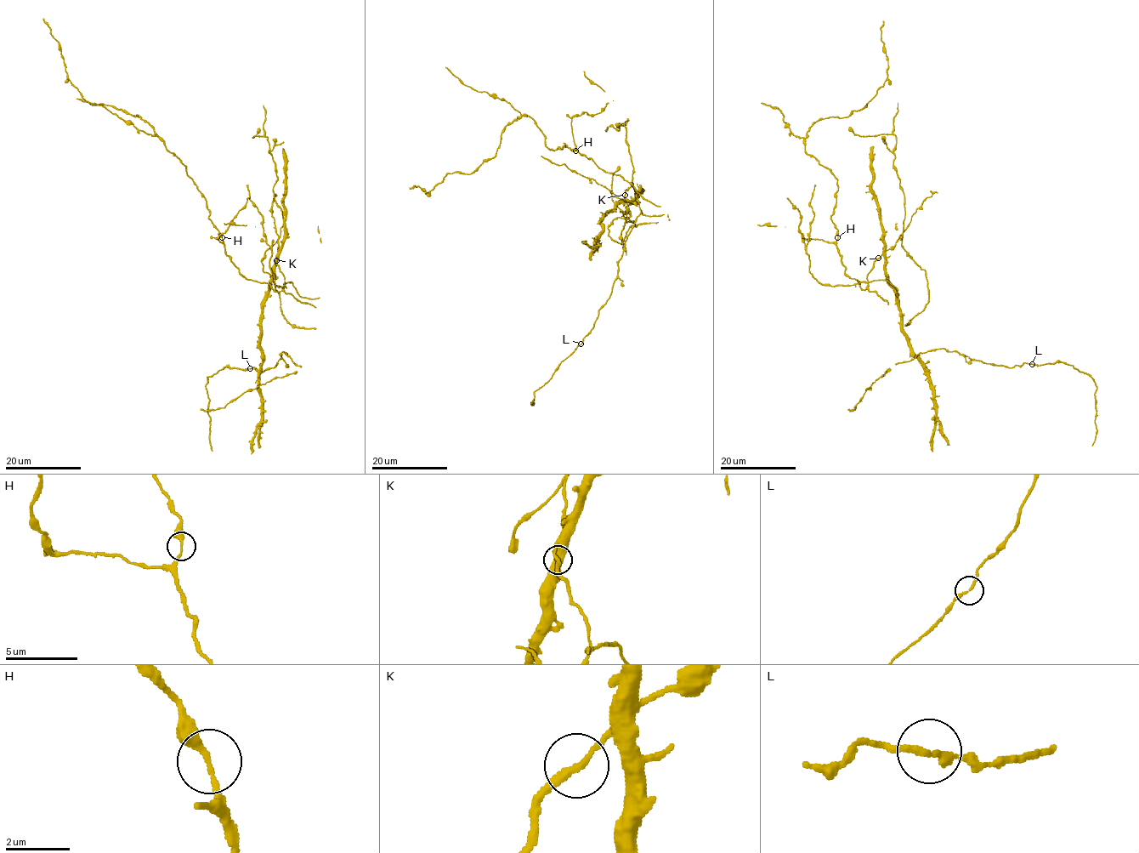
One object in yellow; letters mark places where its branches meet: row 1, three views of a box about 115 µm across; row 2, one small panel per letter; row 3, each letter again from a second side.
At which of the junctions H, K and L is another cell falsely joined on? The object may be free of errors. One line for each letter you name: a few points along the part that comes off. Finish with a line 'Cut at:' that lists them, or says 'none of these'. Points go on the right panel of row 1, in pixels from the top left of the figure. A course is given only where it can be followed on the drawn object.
Cut at: none of these

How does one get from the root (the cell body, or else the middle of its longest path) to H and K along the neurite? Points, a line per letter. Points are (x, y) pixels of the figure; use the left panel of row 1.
H: (280, 291), (276, 292), (267, 283), (246, 279), (226, 253), (222, 237)
K: (280, 291), (284, 275), (276, 260)

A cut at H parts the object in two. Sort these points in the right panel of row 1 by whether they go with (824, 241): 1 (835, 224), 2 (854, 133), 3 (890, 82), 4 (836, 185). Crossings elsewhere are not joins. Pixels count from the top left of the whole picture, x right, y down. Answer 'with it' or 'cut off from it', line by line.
1: cut off from it
2: with it
3: cut off from it
4: cut off from it

